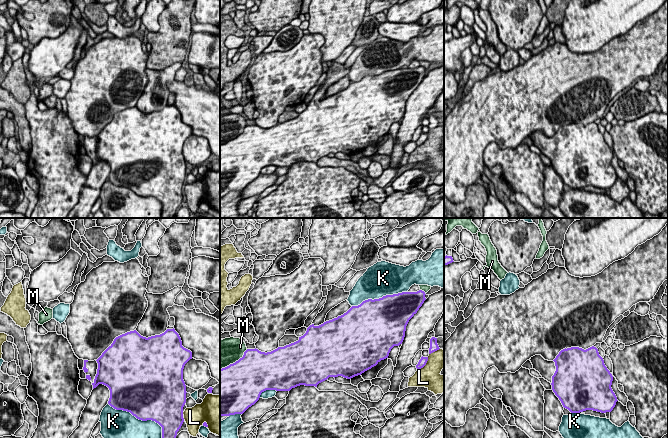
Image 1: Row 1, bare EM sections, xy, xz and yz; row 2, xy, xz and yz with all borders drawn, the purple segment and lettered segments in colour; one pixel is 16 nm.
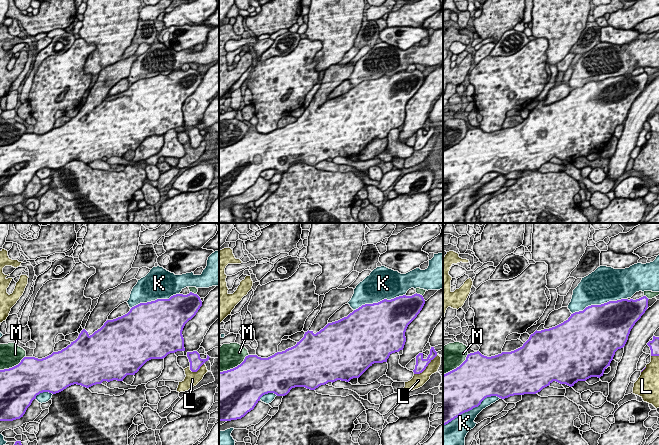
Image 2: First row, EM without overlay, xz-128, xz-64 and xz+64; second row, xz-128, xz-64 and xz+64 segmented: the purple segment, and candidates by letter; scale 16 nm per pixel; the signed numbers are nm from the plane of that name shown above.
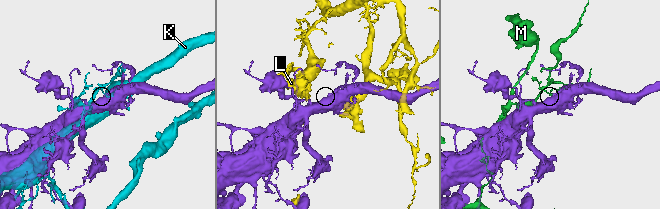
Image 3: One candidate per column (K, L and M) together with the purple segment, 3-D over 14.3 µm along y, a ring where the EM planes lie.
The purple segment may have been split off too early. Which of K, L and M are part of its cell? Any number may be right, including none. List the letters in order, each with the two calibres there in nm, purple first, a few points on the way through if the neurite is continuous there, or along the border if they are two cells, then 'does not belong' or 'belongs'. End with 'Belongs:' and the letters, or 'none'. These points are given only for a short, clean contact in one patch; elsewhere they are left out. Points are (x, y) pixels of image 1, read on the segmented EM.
K: calibres 500 and 400 nm; does not belong
L: calibres 130 and 360 nm; does not belong
M: calibres 500 and 420 nm; does not belong
Belongs: none

